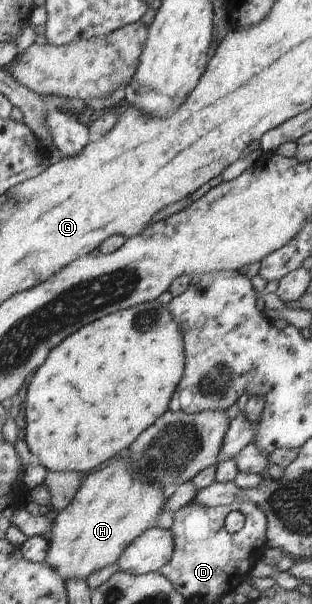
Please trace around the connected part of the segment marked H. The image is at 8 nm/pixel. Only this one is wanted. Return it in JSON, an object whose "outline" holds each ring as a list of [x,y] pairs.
{"outline":[[[123,456],[104,469],[88,474],[72,502],[58,511],[53,521],[47,535],[50,546],[44,564],[54,568],[64,582],[74,578],[87,580],[92,572],[116,564],[133,540],[155,526],[166,498],[160,484],[138,476]]]}

